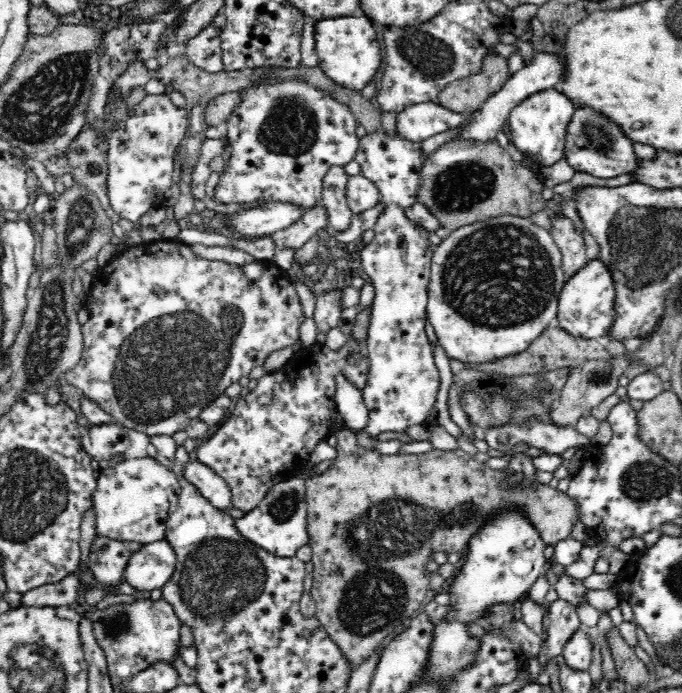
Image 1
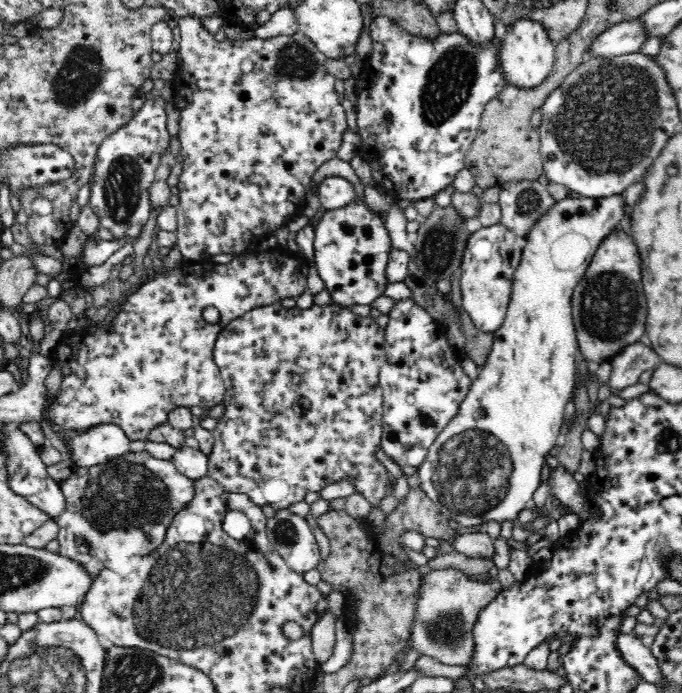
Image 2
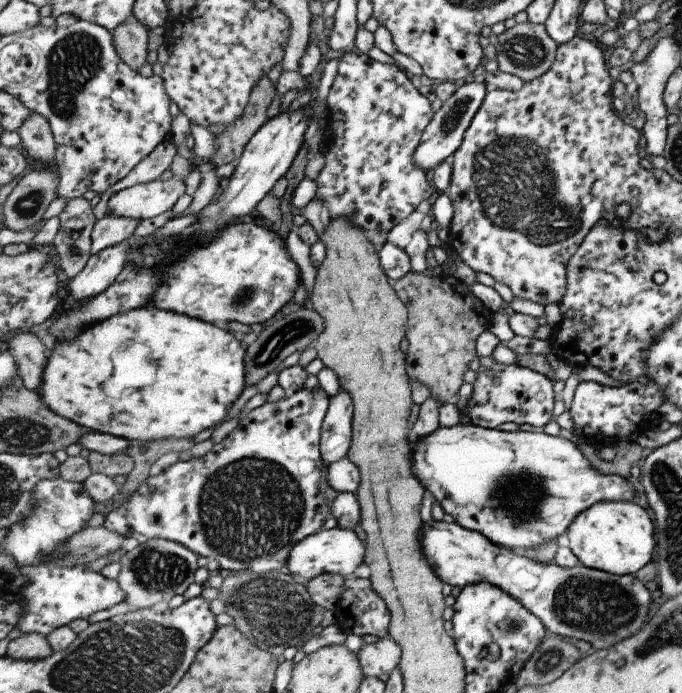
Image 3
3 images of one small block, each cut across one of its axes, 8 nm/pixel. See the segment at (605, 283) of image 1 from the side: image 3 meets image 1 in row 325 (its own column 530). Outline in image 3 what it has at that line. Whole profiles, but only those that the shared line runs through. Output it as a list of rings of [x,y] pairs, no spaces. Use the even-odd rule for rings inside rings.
[[[454,520],[423,524],[419,540],[423,554],[444,583],[460,587],[479,582],[498,585],[521,600],[543,621],[549,633],[575,642],[587,640],[597,651],[632,637],[645,625],[654,609],[650,592],[635,575],[619,576],[583,564],[568,569],[557,563],[535,562],[530,556],[519,556],[512,549],[501,547],[483,533],[465,528]]]

